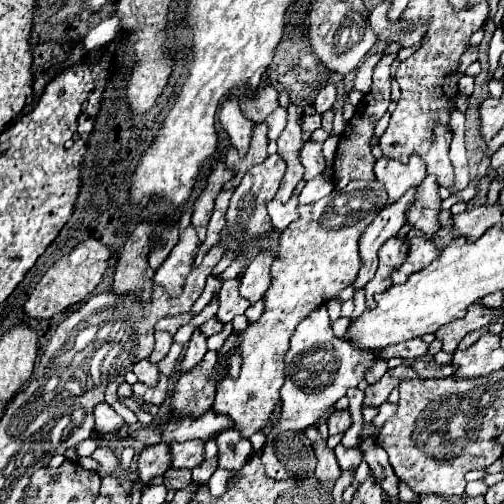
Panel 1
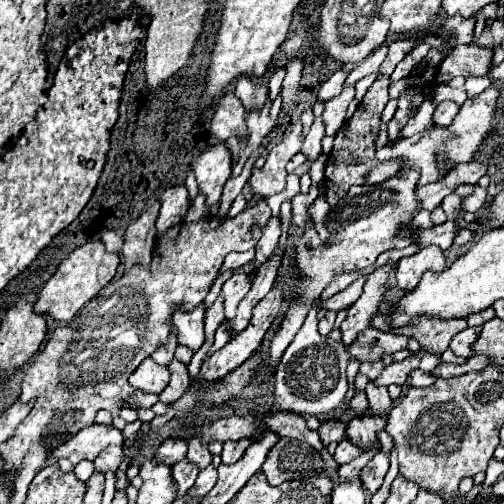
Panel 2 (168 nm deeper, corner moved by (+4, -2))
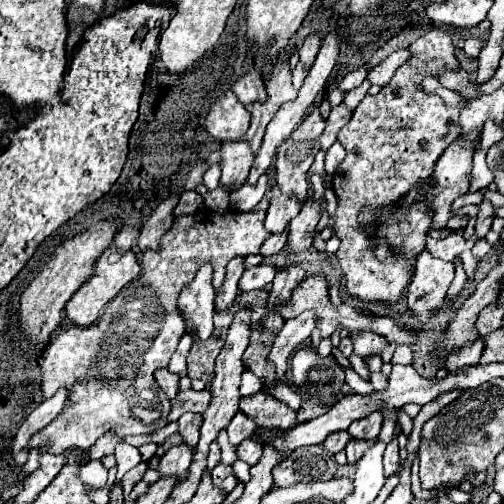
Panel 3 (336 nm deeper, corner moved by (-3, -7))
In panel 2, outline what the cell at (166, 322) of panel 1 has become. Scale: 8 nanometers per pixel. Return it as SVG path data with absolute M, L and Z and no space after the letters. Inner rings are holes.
M228 270L224 273L222 273L222 276L218 276L217 279L215 280L214 284L212 285L210 292L207 294L206 298L204 299L204 304L206 306L206 309L209 308L214 300L218 297L221 287L225 280L229 278L233 274L233 270Z

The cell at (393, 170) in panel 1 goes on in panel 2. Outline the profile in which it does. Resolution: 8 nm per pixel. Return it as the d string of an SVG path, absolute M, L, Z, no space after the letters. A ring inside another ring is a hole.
M492 84L490 88L486 88L482 94L478 94L476 98L470 98L462 104L462 108L458 110L458 114L454 116L450 126L434 126L430 132L422 132L416 134L412 138L404 138L396 148L380 148L376 152L378 160L390 160L396 156L404 158L404 170L408 170L408 166L416 166L420 170L420 184L430 184L430 182L438 182L442 178L442 174L446 172L446 168L462 164L462 162L472 162L478 154L478 150L486 144L486 138L492 134L492 118L496 114L496 102L500 96L500 86ZM438 154L446 156L446 166L440 168L436 158Z

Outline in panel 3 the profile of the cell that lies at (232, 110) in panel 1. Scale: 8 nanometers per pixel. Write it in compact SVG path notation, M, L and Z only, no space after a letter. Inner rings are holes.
M229 91L211 107L205 127L217 141L241 141L249 129L249 123L249 111L243 107L243 103L239 103L235 93Z

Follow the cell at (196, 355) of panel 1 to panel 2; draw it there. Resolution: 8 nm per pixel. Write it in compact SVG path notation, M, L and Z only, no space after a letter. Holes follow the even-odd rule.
M204 302L198 304L190 312L184 312L184 310L178 310L178 308L172 312L176 336L178 336L178 342L182 346L198 350L204 344L204 314L206 314Z

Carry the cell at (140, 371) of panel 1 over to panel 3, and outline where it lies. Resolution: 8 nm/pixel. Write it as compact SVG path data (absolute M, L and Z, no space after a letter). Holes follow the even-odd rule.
M159 369L159 371L155 371L155 379L157 379L157 383L159 383L159 387L171 397L171 399L175 399L177 397L177 393L179 393L179 389L177 389L177 383L179 383L179 377L177 375L173 375L173 373L169 373L169 369Z

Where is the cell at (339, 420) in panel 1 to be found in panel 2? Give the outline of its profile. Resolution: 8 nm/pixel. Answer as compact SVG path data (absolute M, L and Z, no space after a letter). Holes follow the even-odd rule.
M326 420L318 428L318 434L324 446L328 446L330 442L342 442L346 436L346 424L340 420Z

